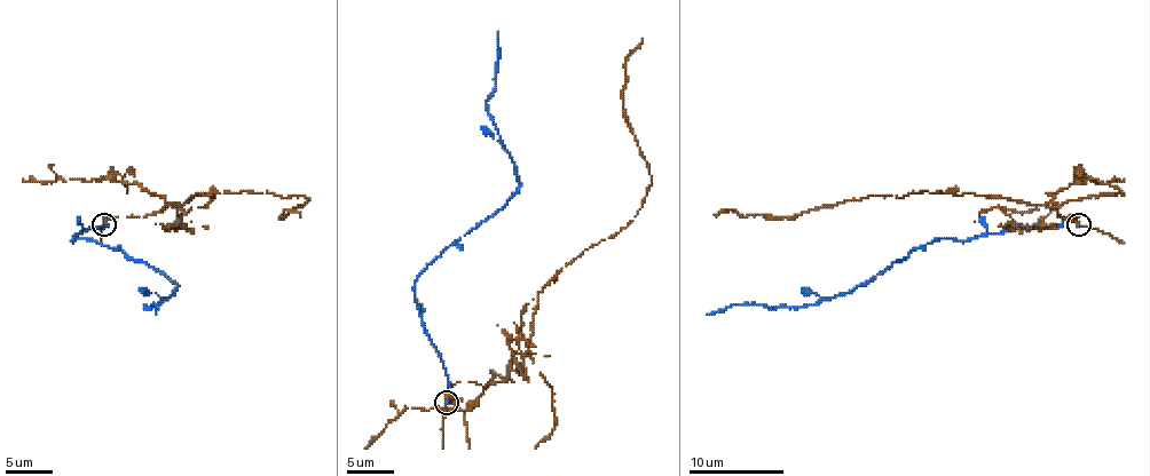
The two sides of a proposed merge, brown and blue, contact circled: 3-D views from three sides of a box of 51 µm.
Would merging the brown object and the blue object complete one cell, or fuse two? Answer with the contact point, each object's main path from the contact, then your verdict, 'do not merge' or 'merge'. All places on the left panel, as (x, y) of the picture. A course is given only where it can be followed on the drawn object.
(104, 224) | brown via (103, 224), (201, 193), (243, 191), (300, 196), (309, 200), (281, 216), (300, 214) | blue via (103, 227), (72, 240), (92, 238), (163, 271), (176, 285), (158, 304), (143, 307), (156, 304), (156, 314) | do not merge

